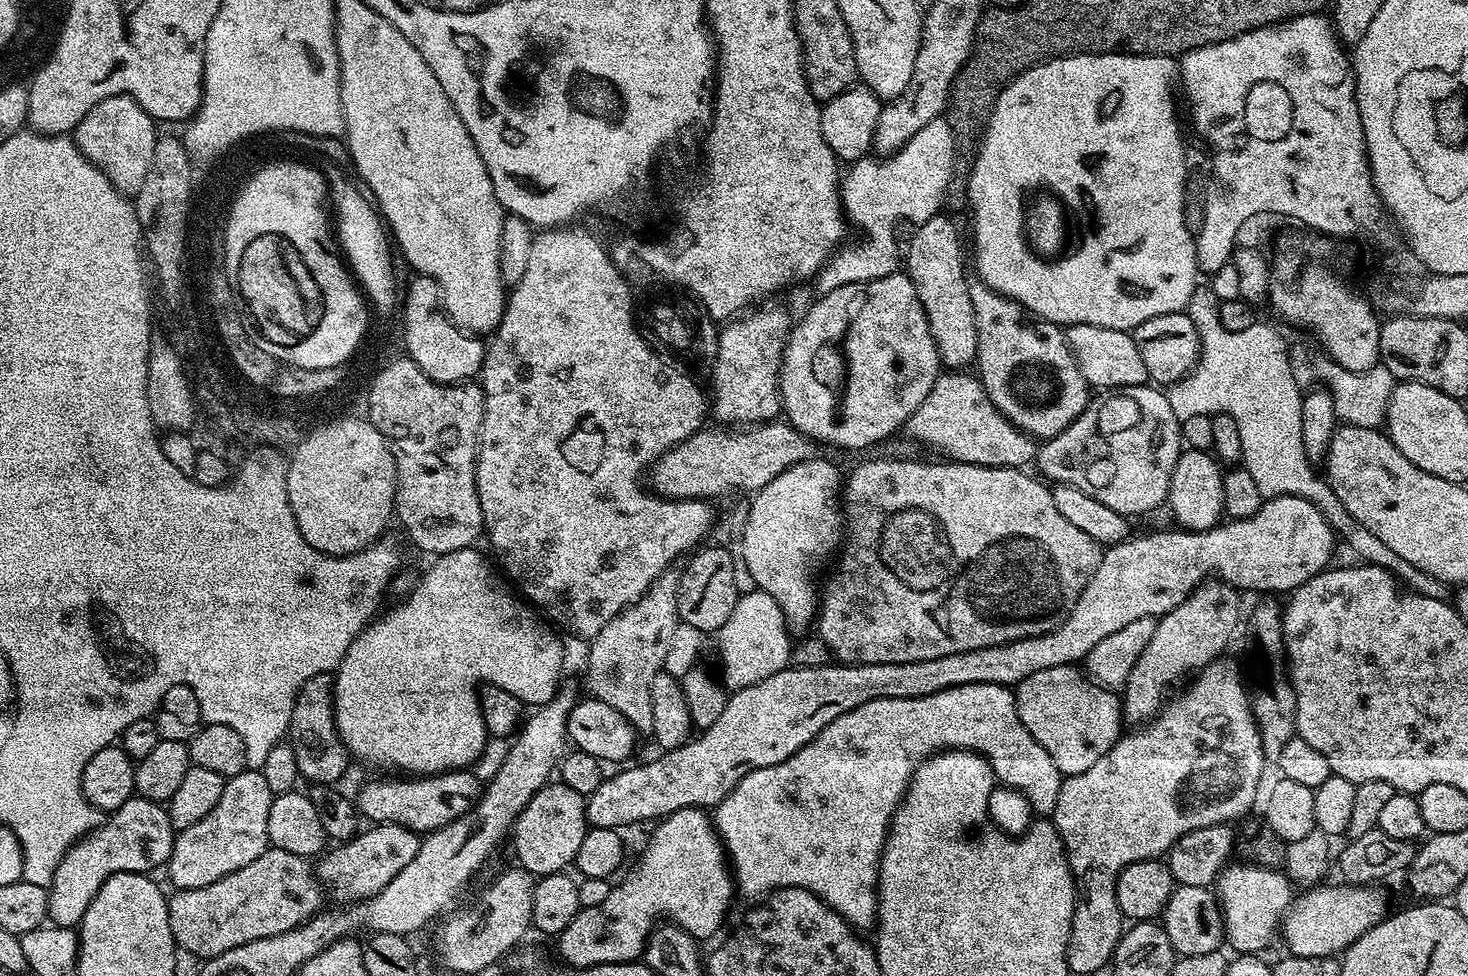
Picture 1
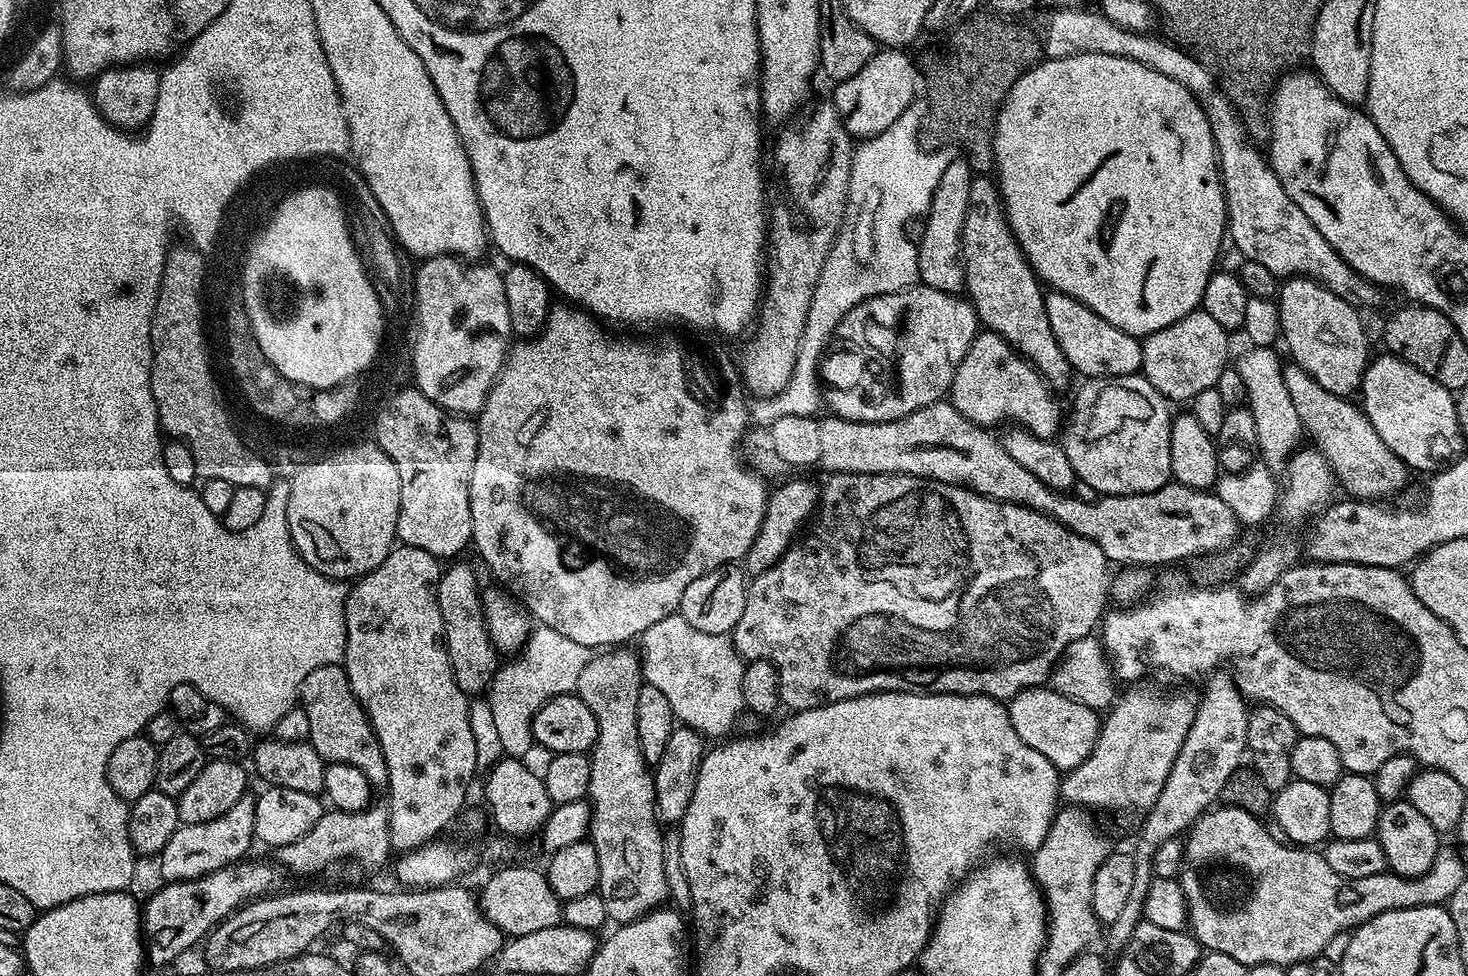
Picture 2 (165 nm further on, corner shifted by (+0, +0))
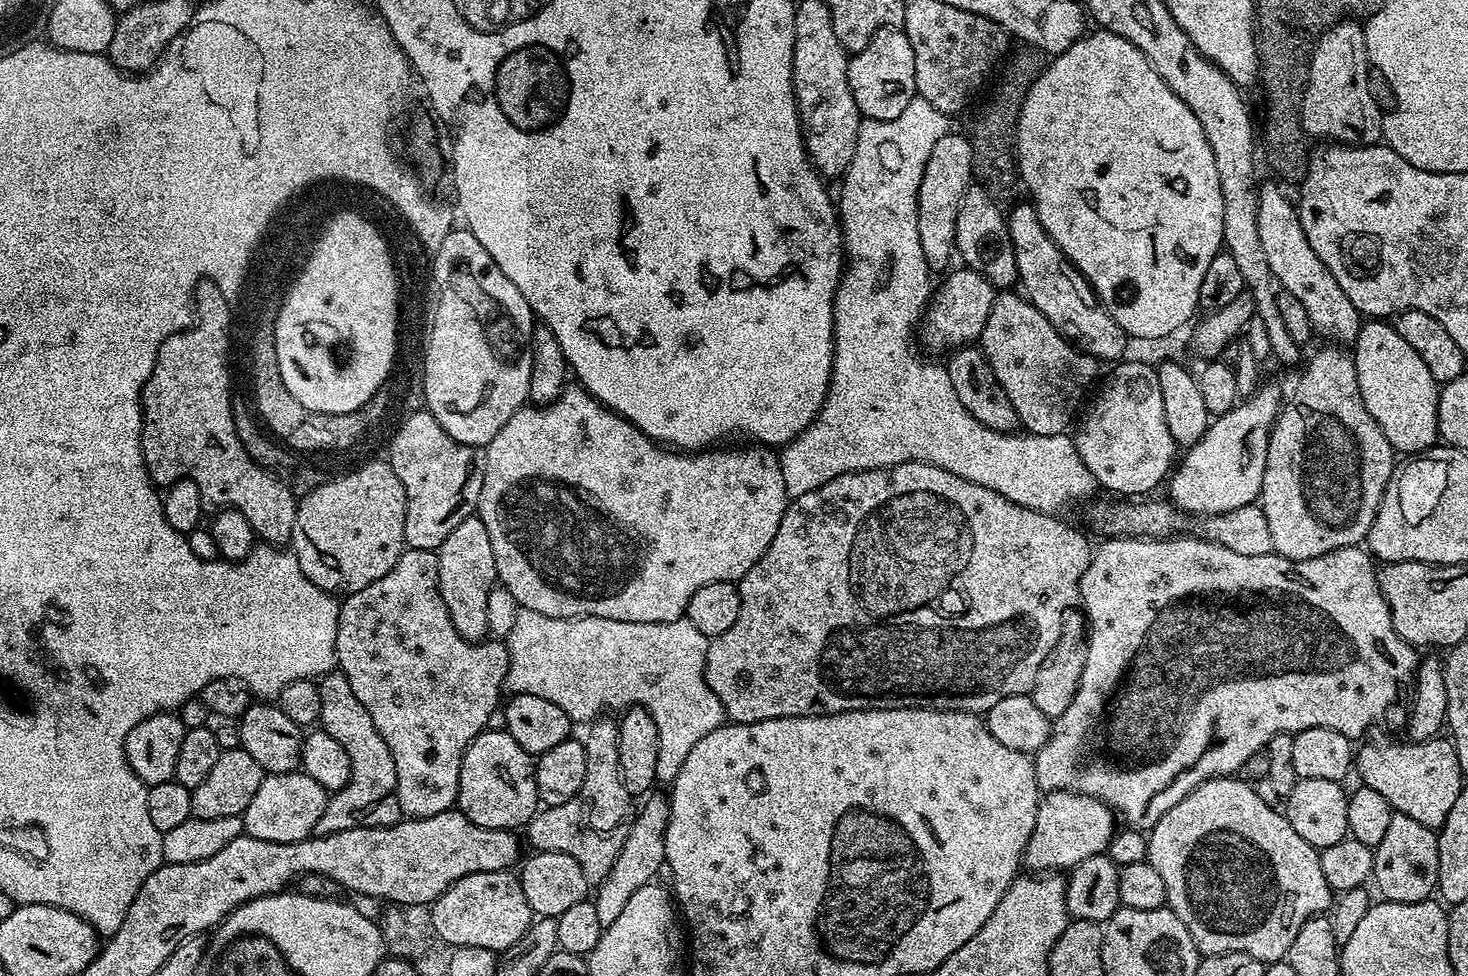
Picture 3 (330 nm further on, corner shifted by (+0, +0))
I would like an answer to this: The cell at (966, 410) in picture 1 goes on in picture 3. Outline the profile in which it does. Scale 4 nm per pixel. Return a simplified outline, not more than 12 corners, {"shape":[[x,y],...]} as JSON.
{"shape":[[1019,291],[978,347],[1033,436],[1067,433],[1098,361]]}

